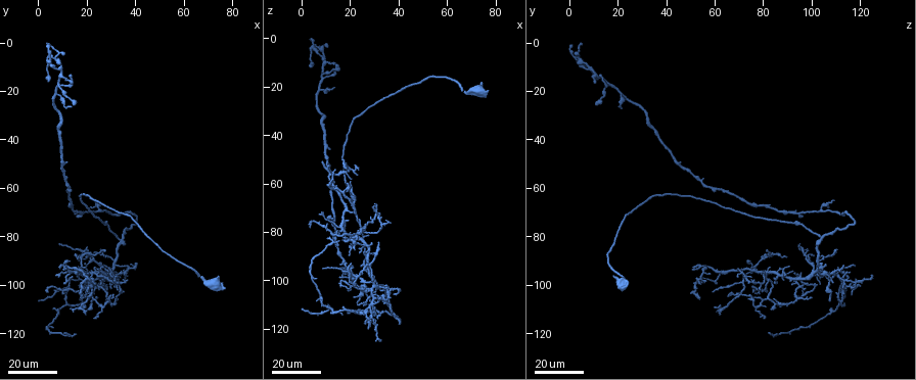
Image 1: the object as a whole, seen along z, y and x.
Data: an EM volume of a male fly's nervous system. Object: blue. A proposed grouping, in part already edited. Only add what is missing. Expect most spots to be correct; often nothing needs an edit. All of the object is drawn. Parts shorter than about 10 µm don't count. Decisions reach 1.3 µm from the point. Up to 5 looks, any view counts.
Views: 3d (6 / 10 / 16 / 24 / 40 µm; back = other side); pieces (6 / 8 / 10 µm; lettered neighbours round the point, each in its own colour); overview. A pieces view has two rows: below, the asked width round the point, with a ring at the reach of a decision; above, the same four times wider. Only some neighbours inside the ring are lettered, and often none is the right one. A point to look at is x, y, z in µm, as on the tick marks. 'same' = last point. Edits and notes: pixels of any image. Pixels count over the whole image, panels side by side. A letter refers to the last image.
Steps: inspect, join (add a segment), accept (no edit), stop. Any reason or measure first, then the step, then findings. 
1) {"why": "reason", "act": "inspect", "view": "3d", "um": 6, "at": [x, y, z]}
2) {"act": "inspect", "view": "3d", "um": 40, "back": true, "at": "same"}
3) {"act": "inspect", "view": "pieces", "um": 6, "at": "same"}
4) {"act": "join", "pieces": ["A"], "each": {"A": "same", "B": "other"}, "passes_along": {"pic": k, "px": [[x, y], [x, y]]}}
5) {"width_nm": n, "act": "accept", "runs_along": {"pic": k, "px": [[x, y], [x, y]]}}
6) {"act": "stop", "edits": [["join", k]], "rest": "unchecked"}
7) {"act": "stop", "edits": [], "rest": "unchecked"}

{"why": "branch stops here", "act": "inspect", "view": "3d", "um": 24, "at": [23, 105, 75]}

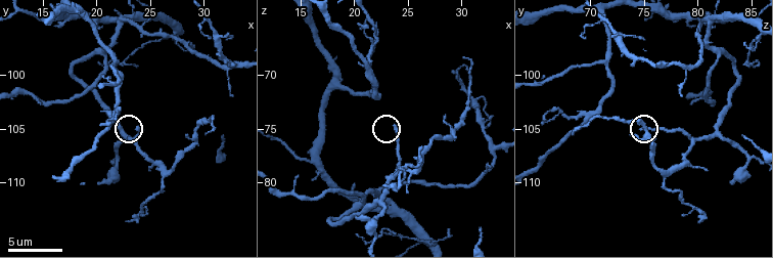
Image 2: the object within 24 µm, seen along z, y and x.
{"act": "inspect", "view": "pieces", "um": 10, "at": [23.8, 104.8, 74.6]}

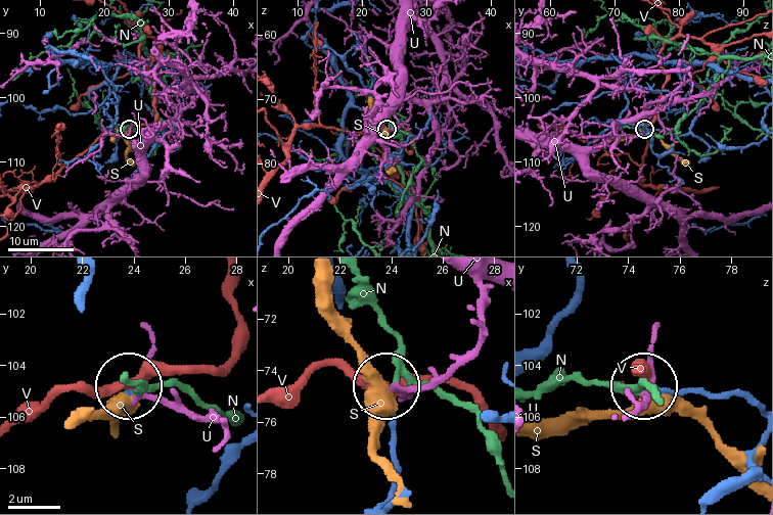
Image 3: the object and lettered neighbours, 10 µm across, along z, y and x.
{"act": "accept", "each": {"N": "other", "S": "other", "U": "other", "V": "other"}, "found": "none of them fits"}

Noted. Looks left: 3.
{"why": "branch stops here", "act": "inspect", "view": "3d", "um": 24, "at": [33, 95, 125]}

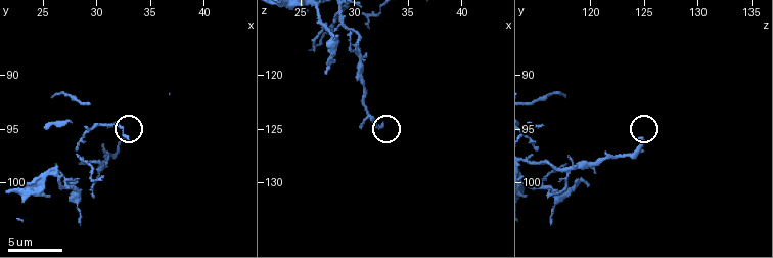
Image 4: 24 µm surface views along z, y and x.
{"why": "what lies round it", "act": "inspect", "view": "pieces", "um": 8, "at": [32.6, 95.8, 124.6]}

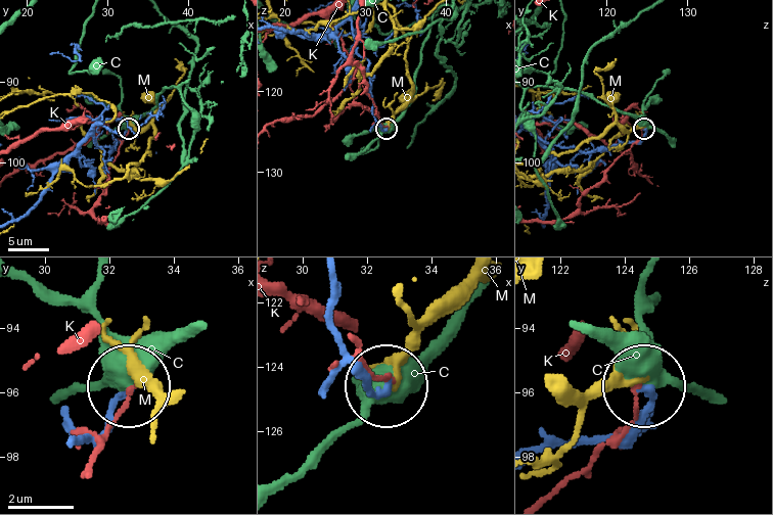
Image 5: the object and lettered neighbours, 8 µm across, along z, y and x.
{"act": "accept", "each": {"C": "other", "K": "other", "M": "other"}, "runs_along": {"pic": 5, "px": [[539, 453], [614, 438], [640, 409], [646, 386]]}, "found": "none of them fits"}

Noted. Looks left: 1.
{"act": "stop", "edits": [], "rest": "unchecked"}

